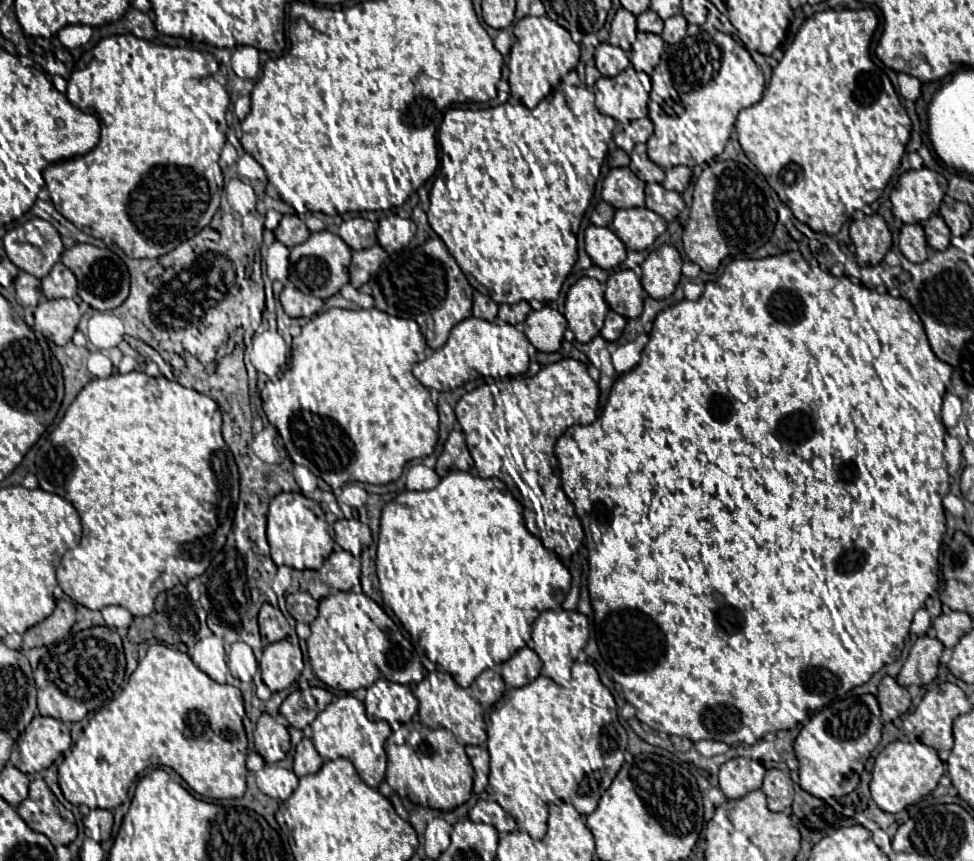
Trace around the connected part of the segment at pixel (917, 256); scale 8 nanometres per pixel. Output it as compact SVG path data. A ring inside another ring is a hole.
M905 224L901 228L899 250L909 262L923 262L927 258L927 240L921 224Z

